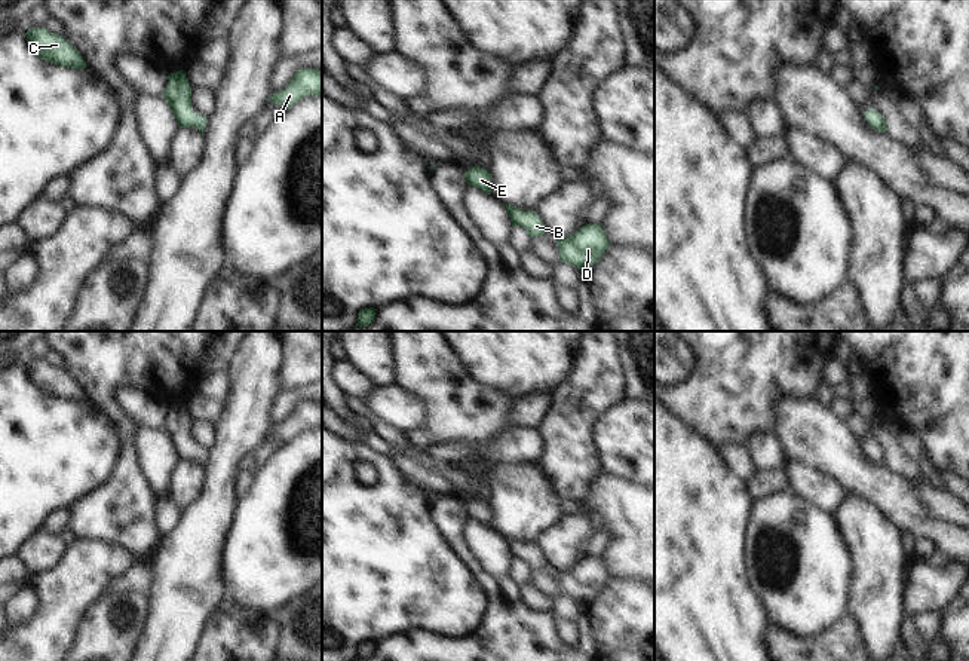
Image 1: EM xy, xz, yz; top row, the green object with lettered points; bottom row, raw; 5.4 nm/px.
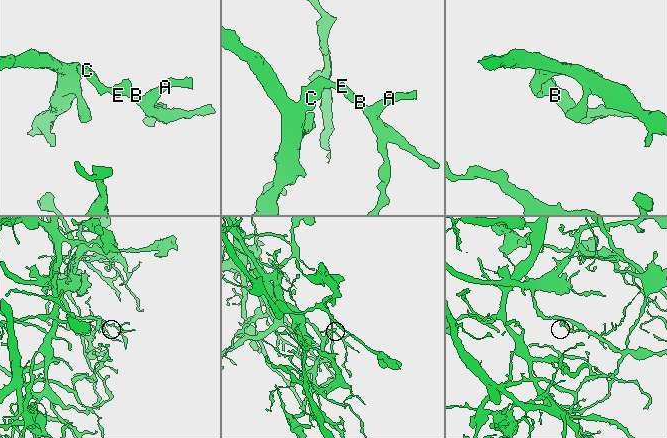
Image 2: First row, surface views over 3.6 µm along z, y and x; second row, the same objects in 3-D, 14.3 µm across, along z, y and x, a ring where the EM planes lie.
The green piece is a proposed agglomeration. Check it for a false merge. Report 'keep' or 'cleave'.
keep

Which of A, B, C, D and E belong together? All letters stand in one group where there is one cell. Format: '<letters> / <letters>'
A B C D E

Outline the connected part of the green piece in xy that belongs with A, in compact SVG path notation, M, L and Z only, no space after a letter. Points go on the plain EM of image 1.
M298 401L286 420L273 425L269 435L288 443L291 438L310 428L322 428L322 404L315 401Z

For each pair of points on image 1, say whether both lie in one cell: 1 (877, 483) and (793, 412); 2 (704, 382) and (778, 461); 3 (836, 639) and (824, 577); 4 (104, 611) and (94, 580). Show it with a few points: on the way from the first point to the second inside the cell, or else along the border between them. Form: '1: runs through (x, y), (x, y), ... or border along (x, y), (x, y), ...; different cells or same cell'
1: runs through (856, 473), (813, 432); same cell
2: border along (763, 434), (753, 434), (745, 444); different cells
3: border along (848, 614), (818, 635), (800, 636); different cells
4: border along (107, 590), (86, 608), (79, 624); different cells

